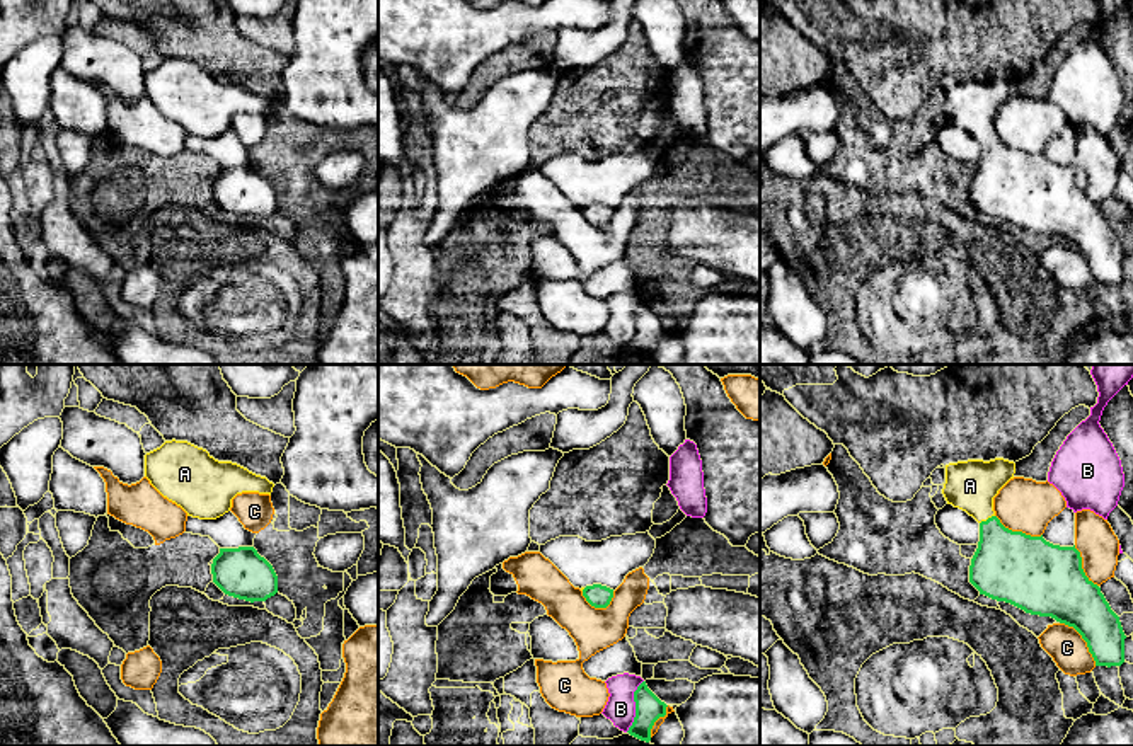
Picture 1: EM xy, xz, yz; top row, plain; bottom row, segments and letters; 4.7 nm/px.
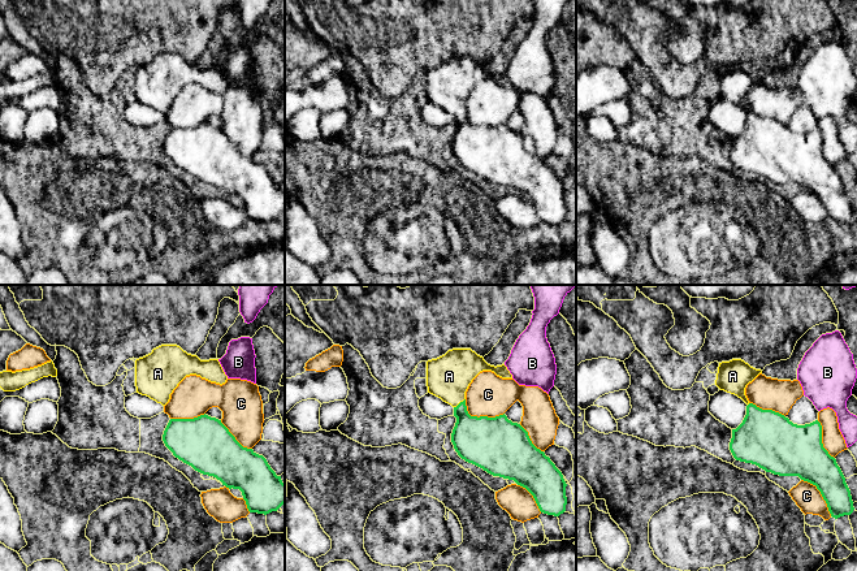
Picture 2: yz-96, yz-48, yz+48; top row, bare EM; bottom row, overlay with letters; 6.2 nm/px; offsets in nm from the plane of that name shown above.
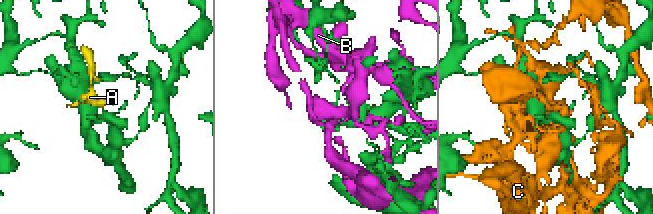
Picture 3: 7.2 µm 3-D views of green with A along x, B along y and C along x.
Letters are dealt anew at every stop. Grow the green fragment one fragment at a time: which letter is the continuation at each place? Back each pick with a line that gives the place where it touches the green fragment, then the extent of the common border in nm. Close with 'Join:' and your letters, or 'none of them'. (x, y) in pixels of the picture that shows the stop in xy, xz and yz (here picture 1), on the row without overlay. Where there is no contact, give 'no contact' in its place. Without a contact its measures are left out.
A: meets green in yz at (989, 137); contact 80 nm long
Join: A

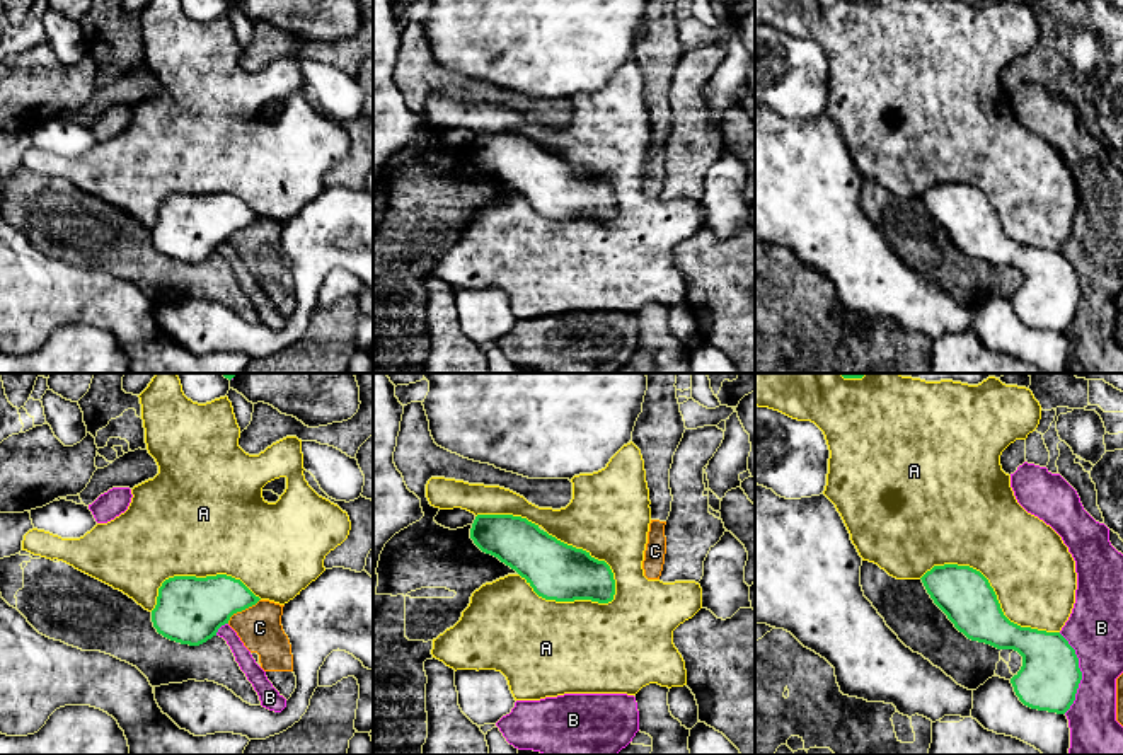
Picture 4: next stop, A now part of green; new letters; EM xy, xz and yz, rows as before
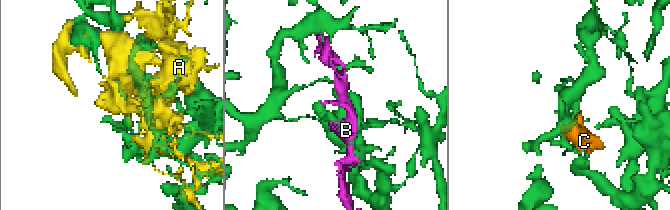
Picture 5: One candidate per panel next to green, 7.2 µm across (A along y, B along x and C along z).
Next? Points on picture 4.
Join: none of them

